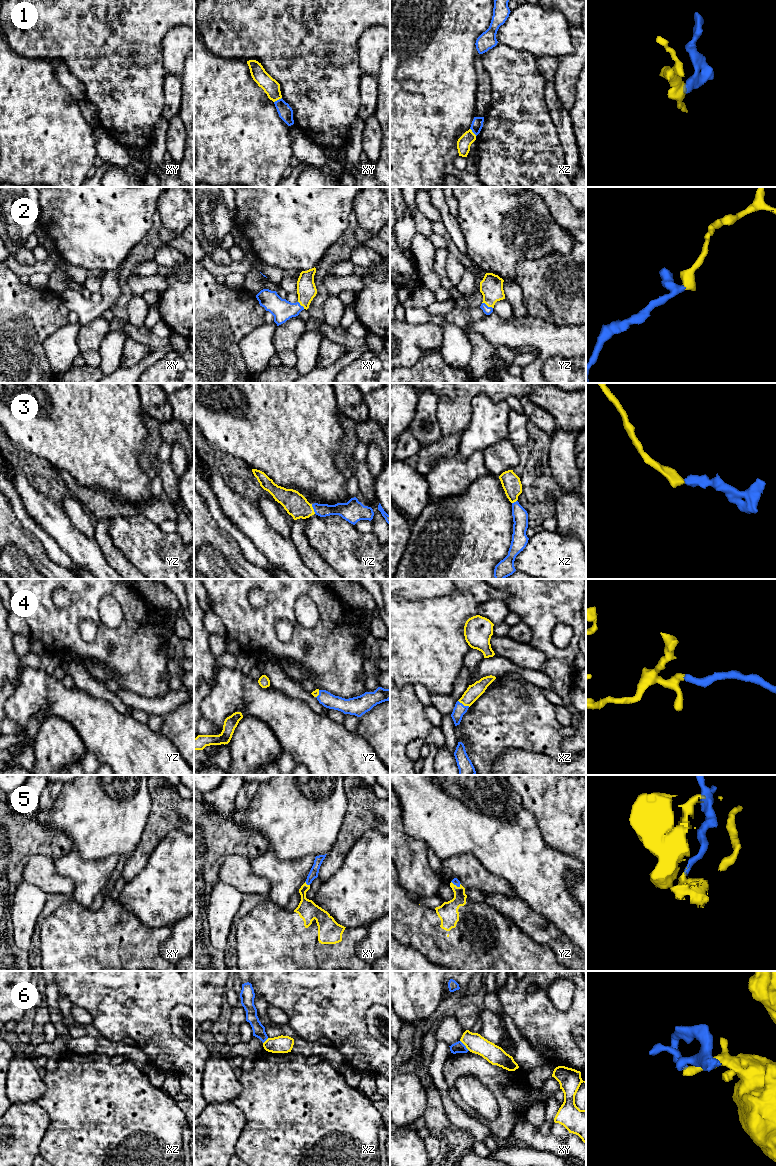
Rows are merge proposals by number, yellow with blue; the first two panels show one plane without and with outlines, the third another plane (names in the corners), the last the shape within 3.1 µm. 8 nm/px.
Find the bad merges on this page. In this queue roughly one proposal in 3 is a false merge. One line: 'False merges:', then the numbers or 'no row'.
False merges: 1, 6

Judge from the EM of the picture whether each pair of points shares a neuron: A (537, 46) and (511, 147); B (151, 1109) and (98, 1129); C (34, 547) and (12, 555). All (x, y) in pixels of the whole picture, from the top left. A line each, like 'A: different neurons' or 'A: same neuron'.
A: different neurons
B: same neuron
C: different neurons

